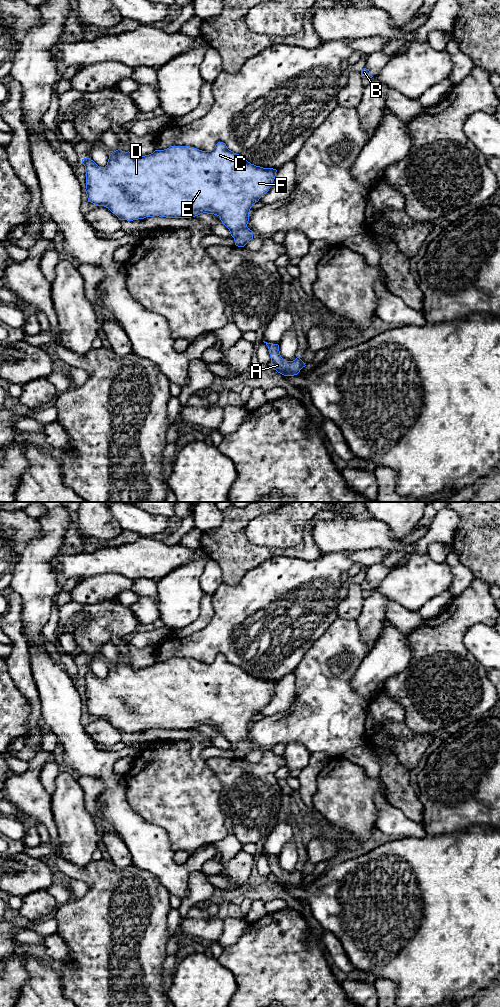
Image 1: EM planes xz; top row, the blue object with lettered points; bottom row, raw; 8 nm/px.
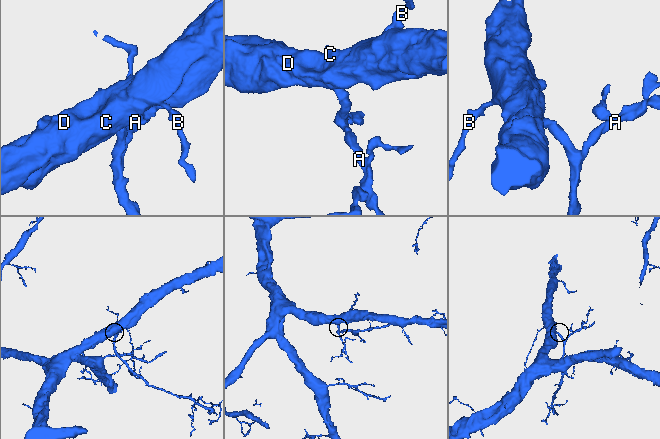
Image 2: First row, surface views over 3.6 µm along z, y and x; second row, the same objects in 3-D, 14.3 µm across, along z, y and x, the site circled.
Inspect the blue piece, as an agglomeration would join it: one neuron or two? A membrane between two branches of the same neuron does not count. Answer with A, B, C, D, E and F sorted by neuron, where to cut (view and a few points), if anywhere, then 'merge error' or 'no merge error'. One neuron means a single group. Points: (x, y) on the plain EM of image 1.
A B C D E F | no cut | no merge error

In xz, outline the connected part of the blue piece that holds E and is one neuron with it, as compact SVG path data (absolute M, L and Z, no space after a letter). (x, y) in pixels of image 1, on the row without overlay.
M218 654L211 663L202 663L190 658L170 658L155 662L149 667L134 669L129 663L109 663L105 679L99 679L90 670L82 671L86 684L88 714L108 720L120 732L133 733L146 729L191 730L203 725L220 729L229 741L235 757L244 759L253 751L253 743L247 739L251 719L266 706L276 688L276 681L263 680L248 674L241 667L229 662L225 655Z

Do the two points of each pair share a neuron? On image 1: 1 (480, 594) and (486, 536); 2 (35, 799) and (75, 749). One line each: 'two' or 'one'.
1: two
2: two

